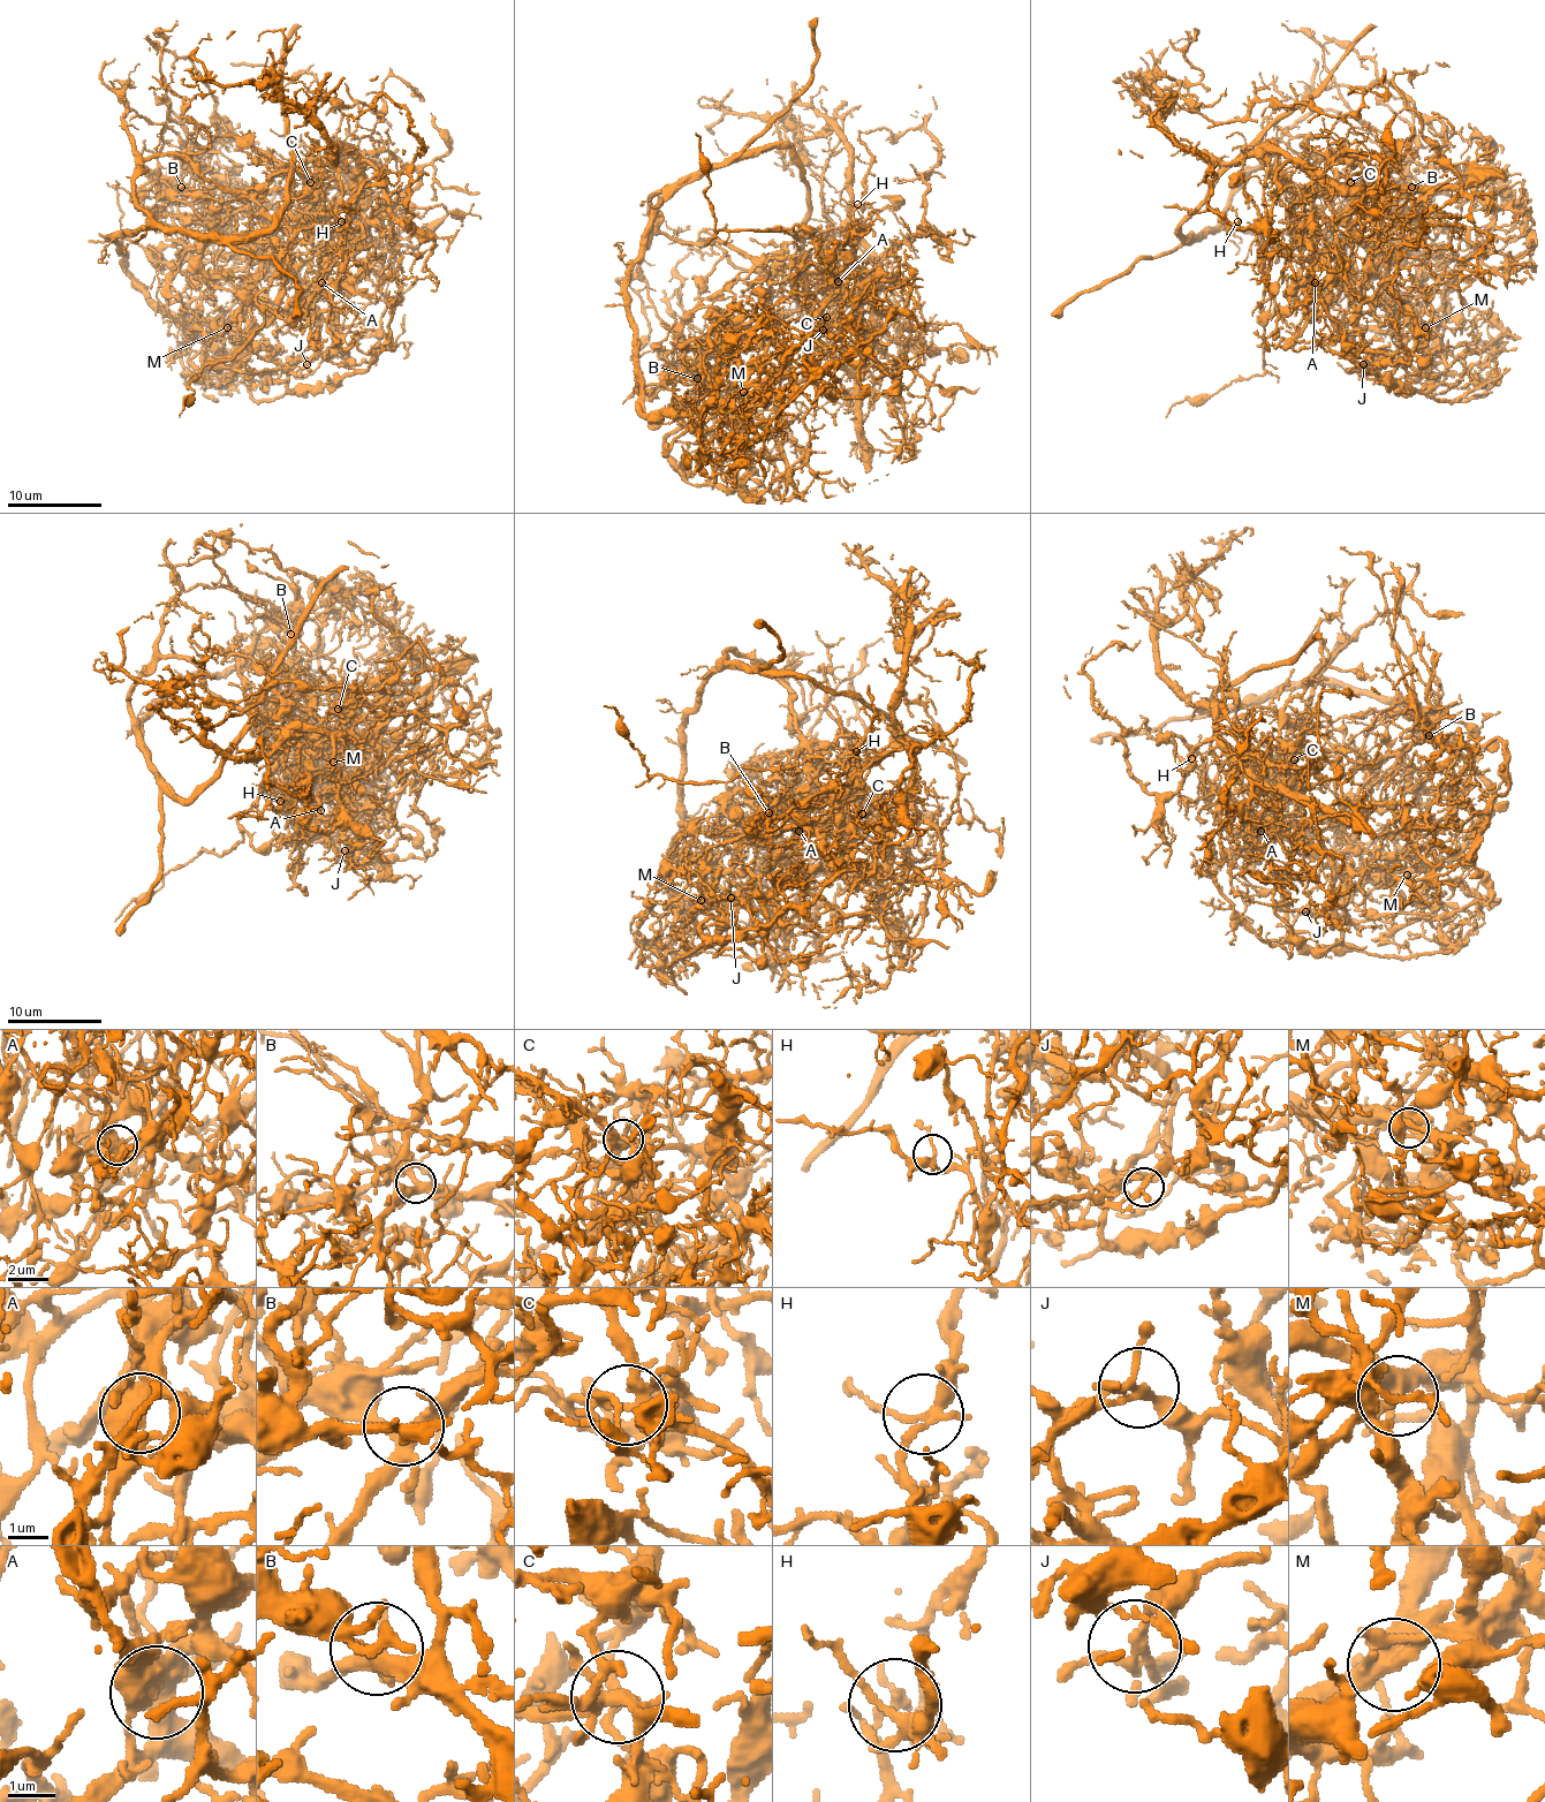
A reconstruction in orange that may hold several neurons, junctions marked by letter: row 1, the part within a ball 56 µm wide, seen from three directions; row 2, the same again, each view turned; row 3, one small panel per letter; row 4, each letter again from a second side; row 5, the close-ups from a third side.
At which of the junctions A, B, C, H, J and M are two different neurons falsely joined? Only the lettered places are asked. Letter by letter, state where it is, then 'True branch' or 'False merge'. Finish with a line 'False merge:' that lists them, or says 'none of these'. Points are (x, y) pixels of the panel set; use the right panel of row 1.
A: Place: (1315, 282). False merge
B: Place: (1411, 187). True branch
C: Place: (1350, 182). False merge
H: Place: (1237, 221). True branch
J: Place: (1363, 364). False merge
M: Place: (1425, 327). False merge
False merge: A, C, J, M

